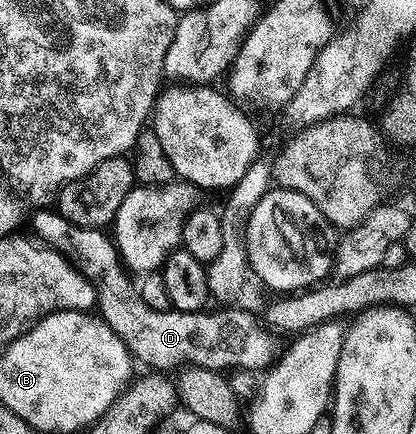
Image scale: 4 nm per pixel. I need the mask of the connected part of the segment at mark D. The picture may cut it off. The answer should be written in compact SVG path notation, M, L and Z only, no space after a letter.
M52 208L38 209L31 215L31 220L35 232L33 235L45 247L61 253L87 280L97 282L97 311L126 343L131 357L139 365L147 364L150 367L147 369L150 370L177 369L188 363L215 370L262 370L275 359L279 341L270 332L258 336L258 332L250 328L250 319L255 316L253 311L248 310L244 316L238 316L242 308L230 306L226 308L230 316L221 316L218 310L211 311L210 316L206 316L202 312L152 310L152 306L148 306L148 302L140 298L135 281L129 280L131 277L118 255L113 239L103 229L76 226Z

